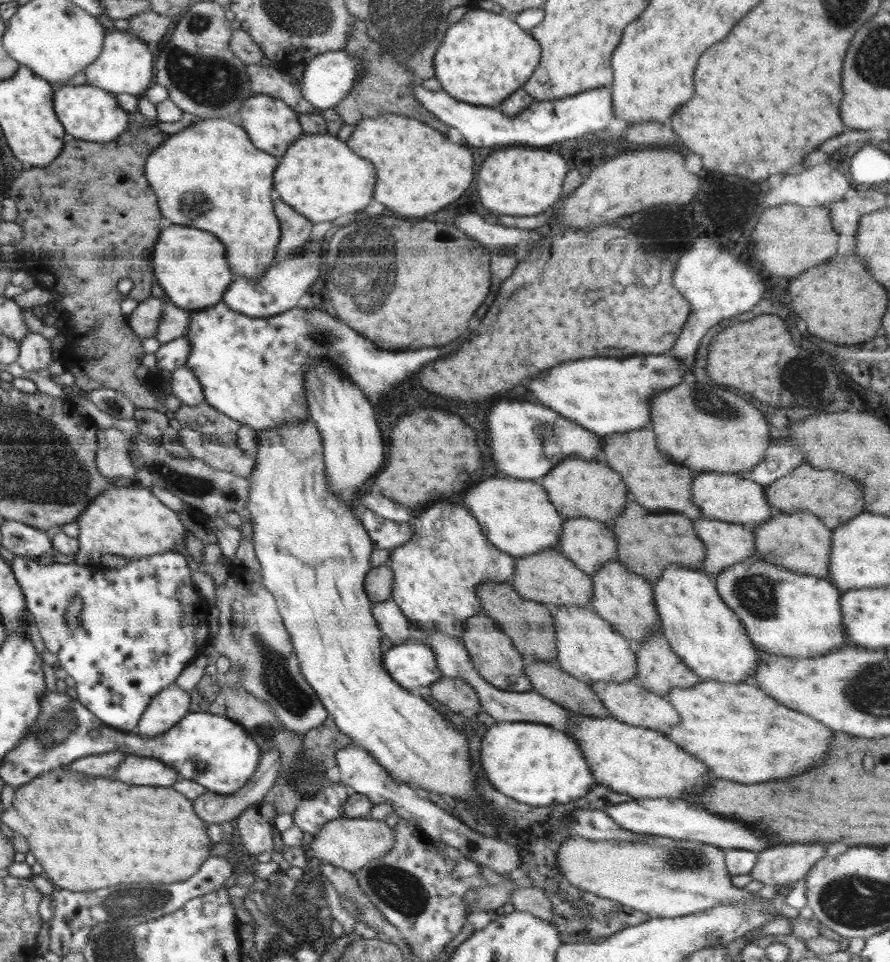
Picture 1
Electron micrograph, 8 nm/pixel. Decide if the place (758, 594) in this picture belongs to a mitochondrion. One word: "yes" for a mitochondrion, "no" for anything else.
yes

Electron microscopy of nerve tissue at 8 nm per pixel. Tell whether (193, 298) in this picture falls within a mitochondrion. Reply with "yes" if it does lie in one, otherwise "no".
no

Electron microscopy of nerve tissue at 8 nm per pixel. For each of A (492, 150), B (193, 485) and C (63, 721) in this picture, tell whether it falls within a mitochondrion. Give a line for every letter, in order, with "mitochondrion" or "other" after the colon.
A: other
B: mitochondrion
C: mitochondrion

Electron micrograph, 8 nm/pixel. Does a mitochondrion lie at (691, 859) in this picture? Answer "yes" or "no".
yes

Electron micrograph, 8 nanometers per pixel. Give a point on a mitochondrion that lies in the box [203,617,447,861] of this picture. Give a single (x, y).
(279, 682)

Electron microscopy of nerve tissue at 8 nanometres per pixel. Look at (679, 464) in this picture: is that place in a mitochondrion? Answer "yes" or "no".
no

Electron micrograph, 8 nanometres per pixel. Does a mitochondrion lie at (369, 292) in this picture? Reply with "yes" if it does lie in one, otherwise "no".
yes

